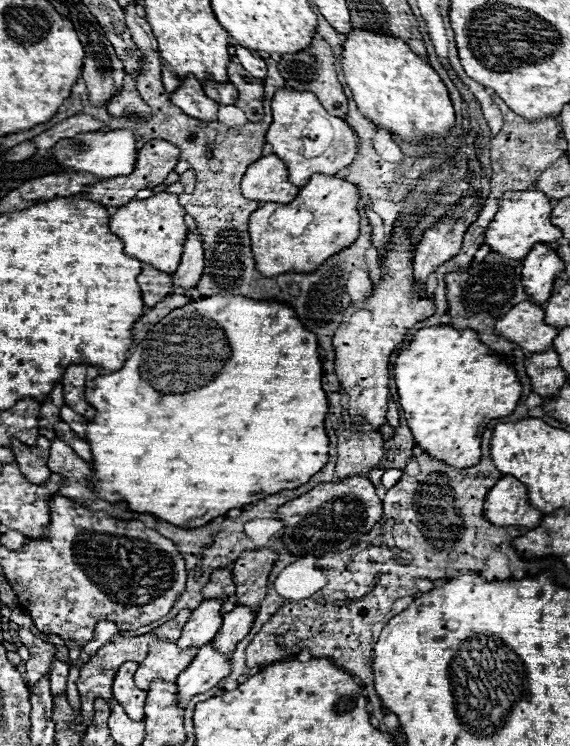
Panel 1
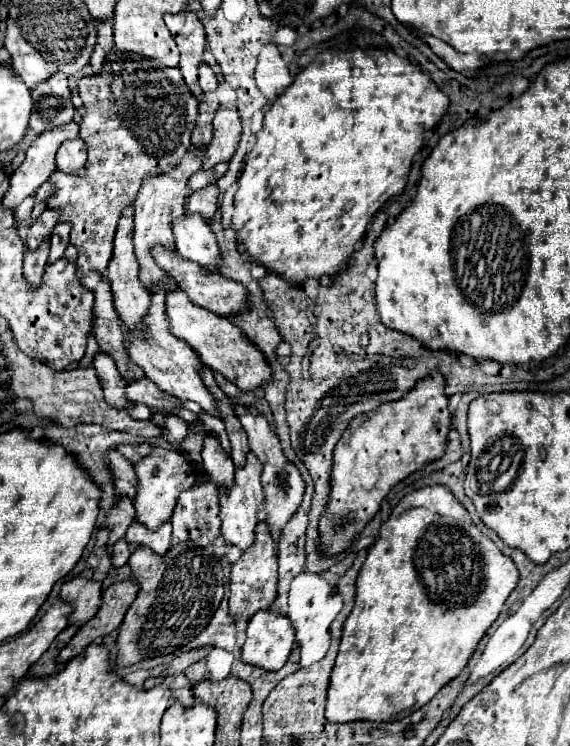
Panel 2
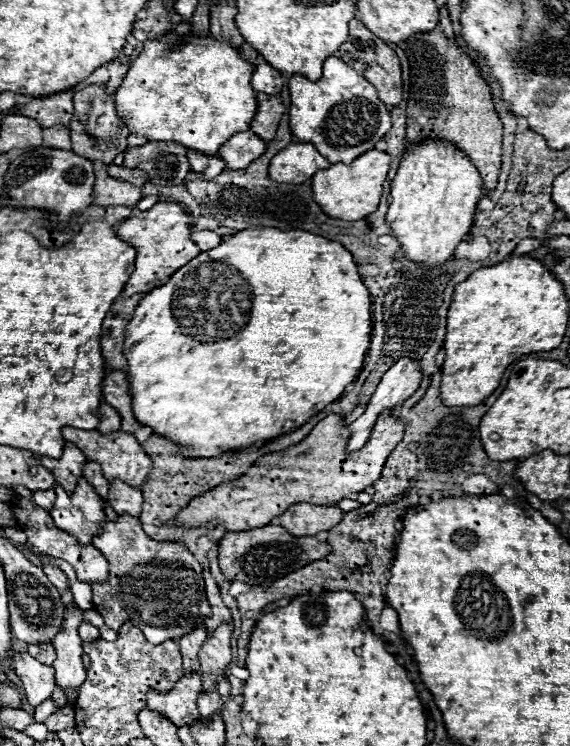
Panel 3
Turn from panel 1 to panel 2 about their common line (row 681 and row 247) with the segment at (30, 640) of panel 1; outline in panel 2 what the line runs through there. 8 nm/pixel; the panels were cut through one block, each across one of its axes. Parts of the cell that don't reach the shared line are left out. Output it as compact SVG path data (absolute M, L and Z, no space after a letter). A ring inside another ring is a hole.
M44 212L30 228L28 228L28 236L26 236L26 246L30 252L38 250L38 246L52 236L54 226L58 224L56 220L56 212Z

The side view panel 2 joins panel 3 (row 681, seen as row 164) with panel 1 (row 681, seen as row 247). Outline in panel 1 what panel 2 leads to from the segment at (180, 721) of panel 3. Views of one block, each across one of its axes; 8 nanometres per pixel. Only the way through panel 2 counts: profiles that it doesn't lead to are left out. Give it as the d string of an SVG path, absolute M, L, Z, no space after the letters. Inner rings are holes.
M154 640L148 646L148 656L144 662L140 662L134 682L140 690L148 692L148 684L156 678L164 682L174 682L180 674L180 670L188 668L192 660L196 658L198 650L176 650L174 642Z

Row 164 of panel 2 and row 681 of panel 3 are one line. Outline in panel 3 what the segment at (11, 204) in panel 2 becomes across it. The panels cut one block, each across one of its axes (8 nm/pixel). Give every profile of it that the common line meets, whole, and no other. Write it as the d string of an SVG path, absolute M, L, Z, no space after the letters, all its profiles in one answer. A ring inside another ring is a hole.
M26 652L14 654L10 658L10 666L16 672L16 676L20 678L30 706L38 706L42 700L46 700L52 694L52 690L56 686L52 666L38 662L36 658L32 658Z

